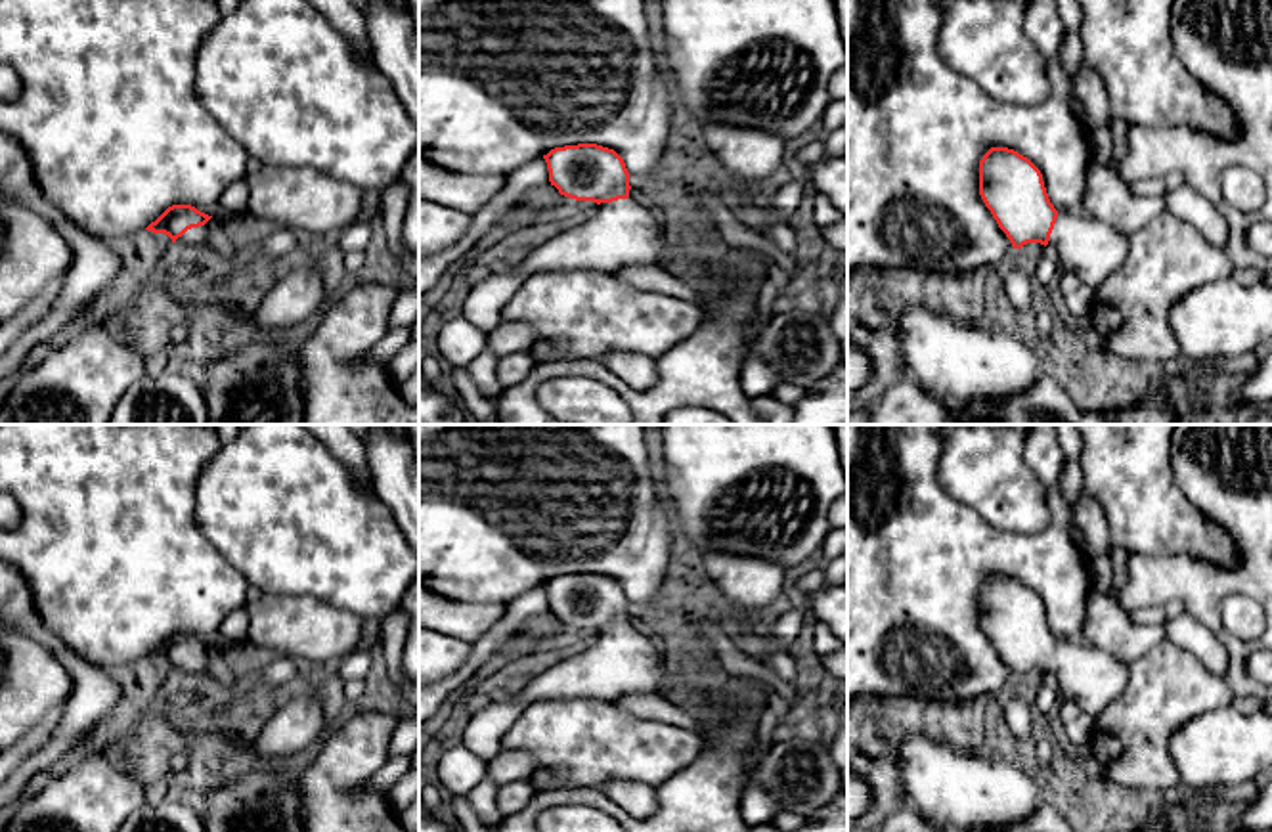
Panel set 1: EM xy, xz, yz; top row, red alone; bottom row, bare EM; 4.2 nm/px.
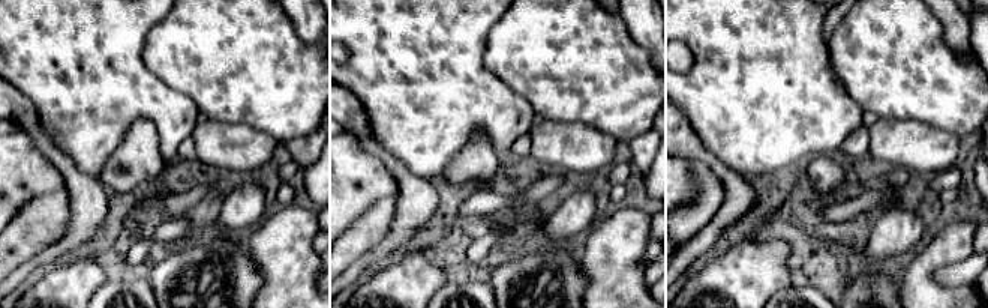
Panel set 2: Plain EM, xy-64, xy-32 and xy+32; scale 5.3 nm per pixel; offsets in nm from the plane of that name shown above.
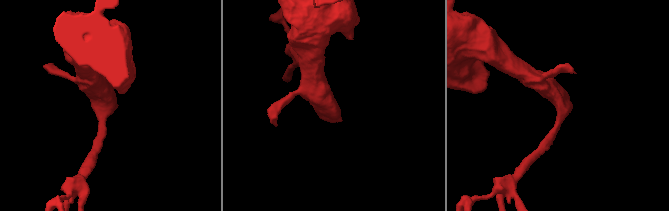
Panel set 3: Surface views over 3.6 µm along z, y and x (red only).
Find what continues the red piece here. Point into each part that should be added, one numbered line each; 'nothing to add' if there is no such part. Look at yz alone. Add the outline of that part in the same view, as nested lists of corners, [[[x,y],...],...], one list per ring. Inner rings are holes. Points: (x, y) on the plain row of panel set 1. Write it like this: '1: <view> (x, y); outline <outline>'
1: yz (1081, 672); outline [[[1077,639],[1058,641],[1048,679],[1062,700],[1073,700],[1094,719],[1127,689],[1127,666],[1109,652]]]

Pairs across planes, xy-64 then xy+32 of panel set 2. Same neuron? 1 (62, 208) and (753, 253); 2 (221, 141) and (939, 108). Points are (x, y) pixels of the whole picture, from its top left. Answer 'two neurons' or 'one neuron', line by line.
1: two neurons
2: two neurons

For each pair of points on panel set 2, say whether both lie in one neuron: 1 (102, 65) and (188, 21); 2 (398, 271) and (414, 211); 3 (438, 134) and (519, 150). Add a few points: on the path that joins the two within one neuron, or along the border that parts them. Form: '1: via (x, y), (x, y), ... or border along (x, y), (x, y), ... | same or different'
1: border along (165, 15), (144, 39), (143, 62), (156, 77) | different
2: border along (393, 257), (378, 268) | different
3: border along (526, 132), (514, 141), (511, 160) | different

